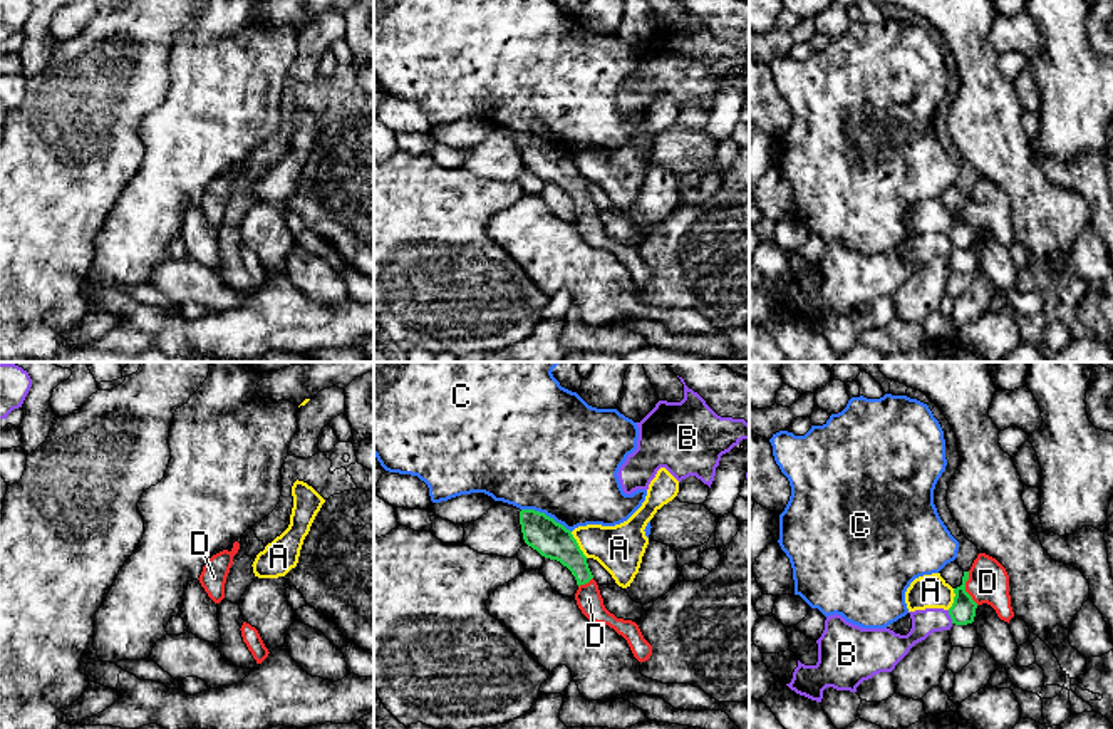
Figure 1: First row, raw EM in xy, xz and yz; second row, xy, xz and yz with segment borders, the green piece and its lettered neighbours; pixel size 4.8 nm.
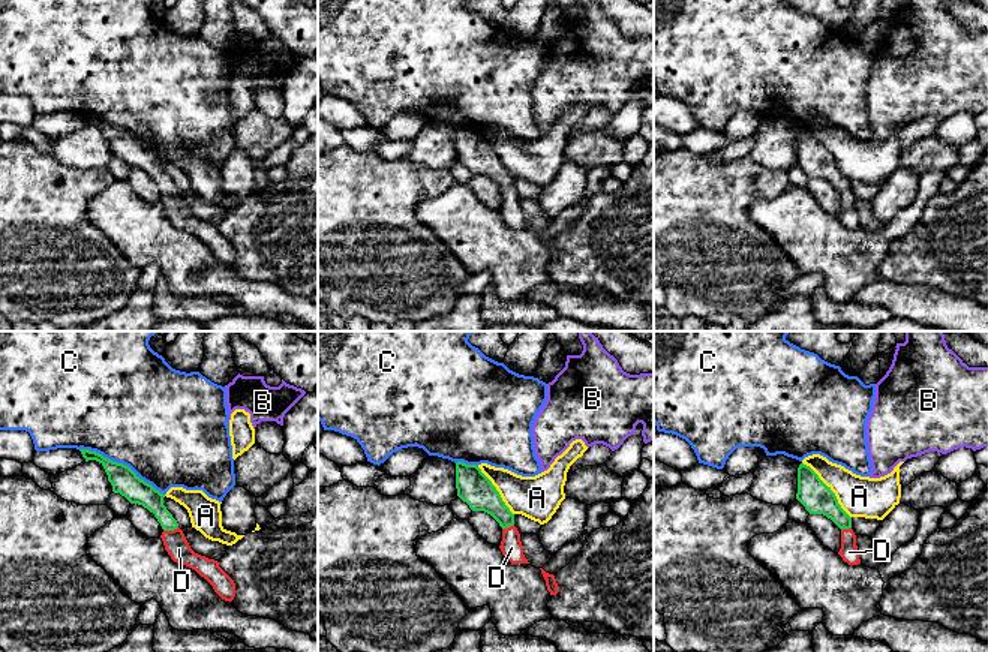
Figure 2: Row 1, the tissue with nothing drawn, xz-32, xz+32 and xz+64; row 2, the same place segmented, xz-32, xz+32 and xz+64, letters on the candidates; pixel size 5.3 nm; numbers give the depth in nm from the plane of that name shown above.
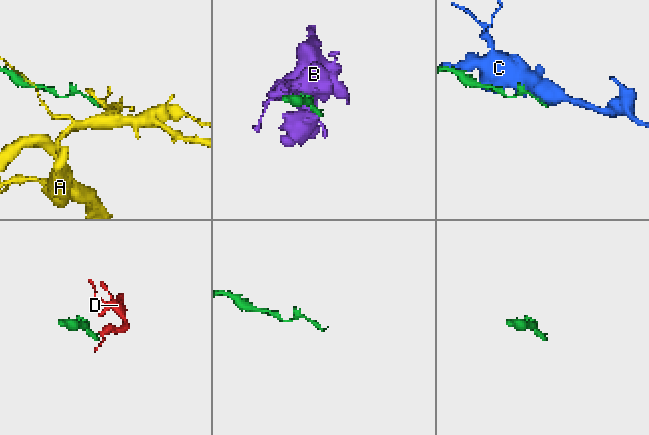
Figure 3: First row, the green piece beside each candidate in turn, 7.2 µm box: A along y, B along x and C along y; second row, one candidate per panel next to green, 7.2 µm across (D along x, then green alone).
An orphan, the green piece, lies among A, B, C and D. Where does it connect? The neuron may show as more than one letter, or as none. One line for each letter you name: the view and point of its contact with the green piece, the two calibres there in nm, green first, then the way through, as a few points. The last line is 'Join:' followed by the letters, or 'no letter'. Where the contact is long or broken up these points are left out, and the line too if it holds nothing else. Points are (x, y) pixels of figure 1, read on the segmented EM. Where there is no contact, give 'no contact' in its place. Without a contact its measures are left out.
D: yz (964, 589) | 120/190 nm | across yz (962, 610), (964, 589), (976, 589), (988, 582)
Join: D

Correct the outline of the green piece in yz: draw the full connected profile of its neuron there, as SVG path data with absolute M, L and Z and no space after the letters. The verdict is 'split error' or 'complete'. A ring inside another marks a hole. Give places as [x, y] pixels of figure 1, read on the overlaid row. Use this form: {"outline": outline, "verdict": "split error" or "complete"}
{"outline": "M979 553L969 571L964 571L962 585L954 588L954 603L949 608L952 623L967 625L974 622L976 608L991 605L997 617L1009 623L1014 617L1009 595L1009 575L992 556Z", "verdict": "split error"}

